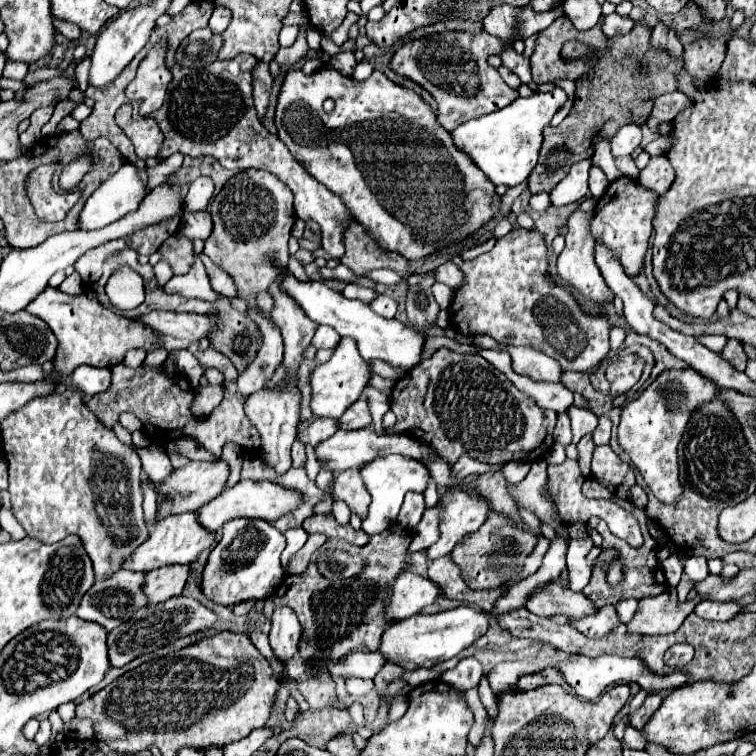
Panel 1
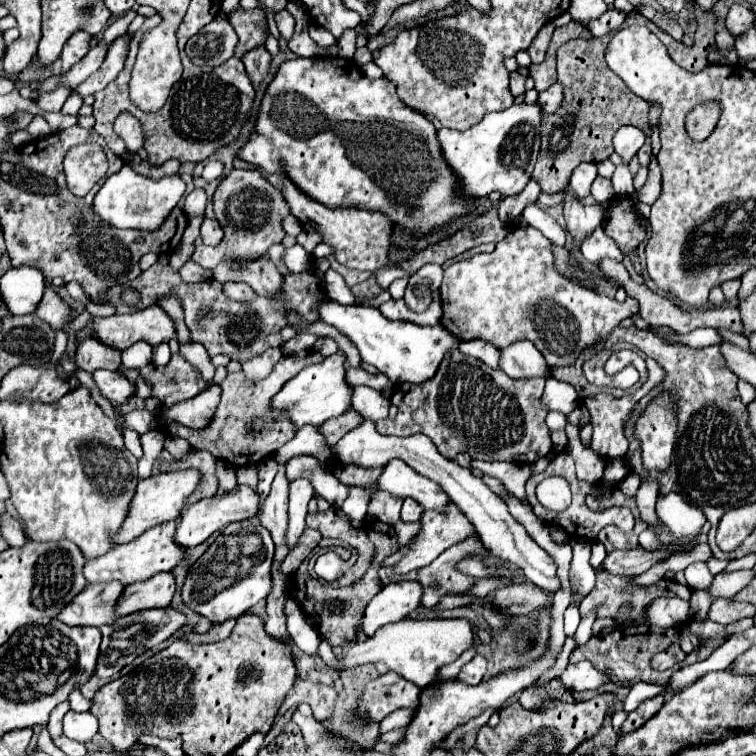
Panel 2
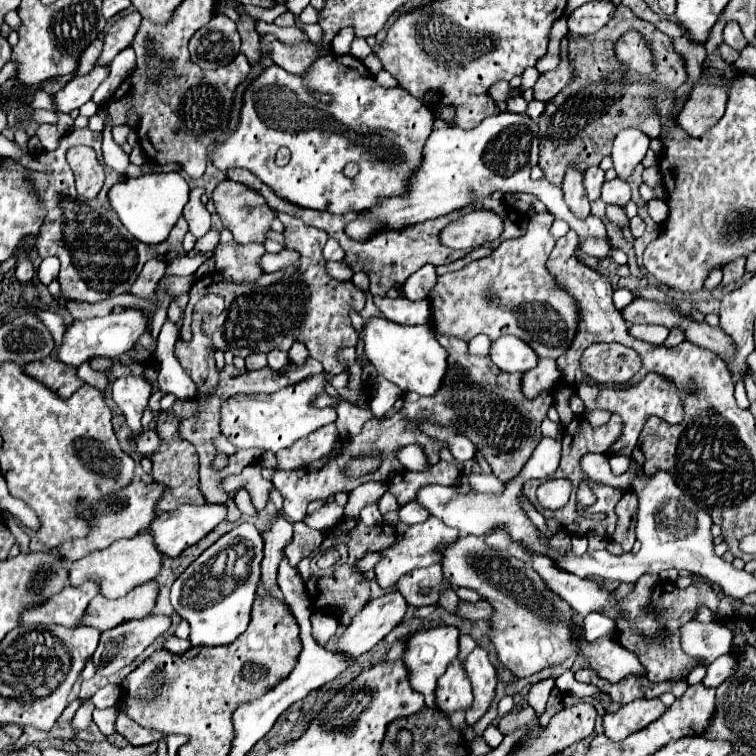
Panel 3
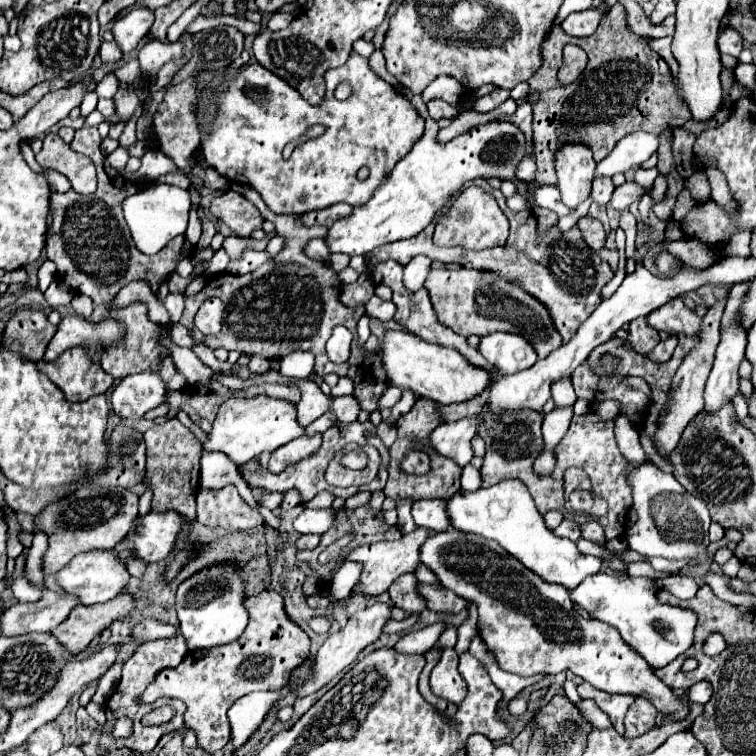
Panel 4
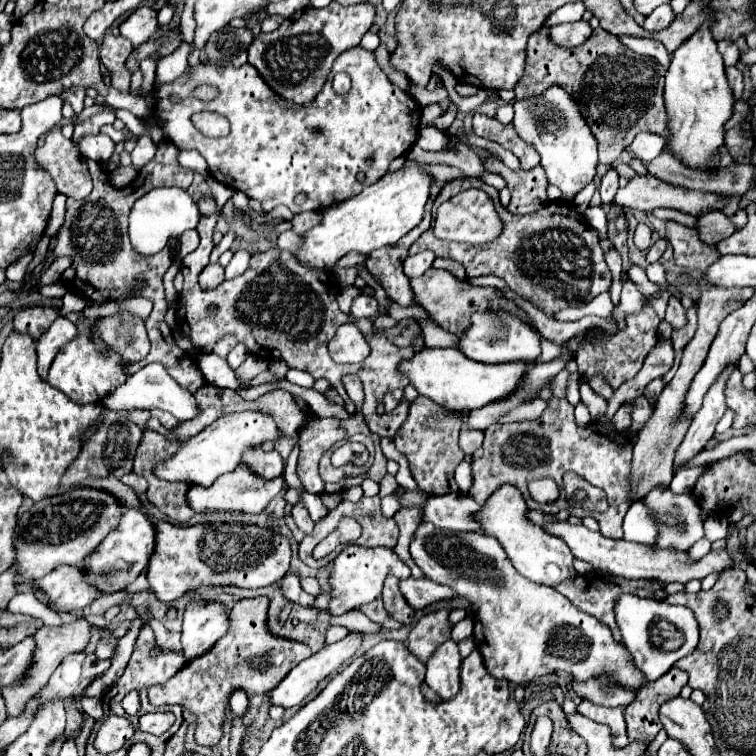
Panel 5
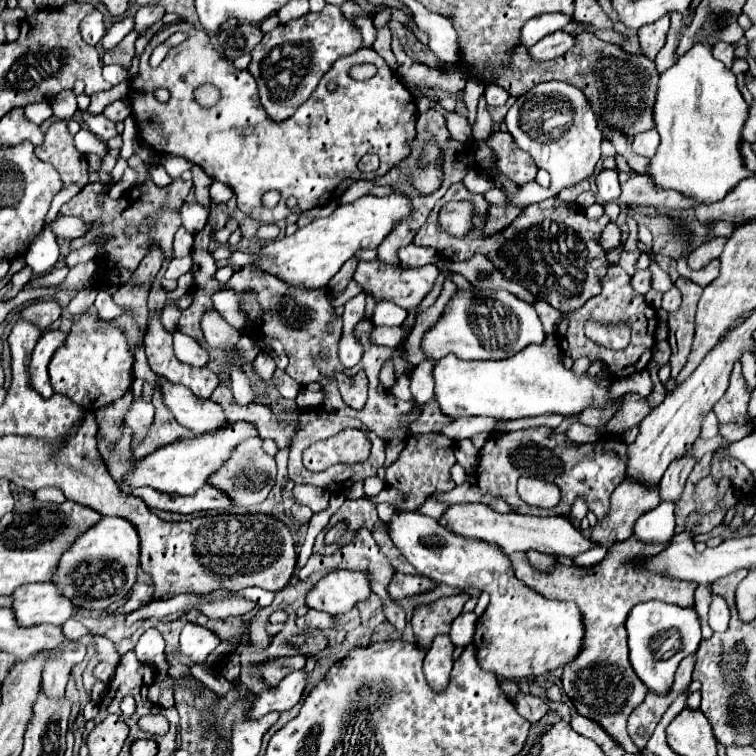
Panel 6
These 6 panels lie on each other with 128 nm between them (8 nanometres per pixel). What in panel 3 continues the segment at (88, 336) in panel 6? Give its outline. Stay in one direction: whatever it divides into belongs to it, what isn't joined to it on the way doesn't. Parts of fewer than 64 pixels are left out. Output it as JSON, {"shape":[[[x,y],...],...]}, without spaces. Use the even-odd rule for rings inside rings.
{"shape":[[[48,356],[46,360],[32,362],[24,366],[24,372],[44,384],[48,390],[58,394],[60,398],[70,398],[84,382],[76,376],[76,366],[68,366],[54,356]]]}

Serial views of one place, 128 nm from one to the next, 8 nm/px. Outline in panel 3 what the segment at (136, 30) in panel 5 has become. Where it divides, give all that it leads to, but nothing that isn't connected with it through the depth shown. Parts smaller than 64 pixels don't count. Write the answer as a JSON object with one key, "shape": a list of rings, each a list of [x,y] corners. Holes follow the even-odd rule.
{"shape":[[[132,12],[124,18],[120,18],[106,34],[104,38],[104,48],[102,48],[102,54],[100,54],[100,60],[98,60],[98,66],[108,66],[114,56],[124,50],[126,46],[132,44],[132,38],[140,26],[140,20],[142,16],[138,12]]]}

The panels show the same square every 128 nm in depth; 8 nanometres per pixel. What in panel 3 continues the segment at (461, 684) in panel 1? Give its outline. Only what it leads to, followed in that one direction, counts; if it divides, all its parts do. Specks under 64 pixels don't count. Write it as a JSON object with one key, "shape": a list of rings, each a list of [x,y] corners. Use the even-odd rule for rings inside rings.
{"shape":[[[474,648],[464,662],[464,670],[474,688],[474,704],[466,712],[466,722],[472,726],[490,706],[496,690],[496,670],[488,660],[488,652],[484,648]]]}

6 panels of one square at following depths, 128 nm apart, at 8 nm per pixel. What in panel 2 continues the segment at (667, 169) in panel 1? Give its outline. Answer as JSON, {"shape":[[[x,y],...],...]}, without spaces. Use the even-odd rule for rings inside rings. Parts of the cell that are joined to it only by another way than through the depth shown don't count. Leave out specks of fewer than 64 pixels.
{"shape":[[[652,156],[652,160],[650,160],[650,164],[648,164],[648,180],[646,180],[646,184],[636,192],[638,194],[638,198],[640,198],[640,202],[644,202],[644,204],[654,204],[656,202],[656,198],[660,196],[660,188],[662,188],[662,176],[660,176],[660,166],[658,166],[658,160]]]}

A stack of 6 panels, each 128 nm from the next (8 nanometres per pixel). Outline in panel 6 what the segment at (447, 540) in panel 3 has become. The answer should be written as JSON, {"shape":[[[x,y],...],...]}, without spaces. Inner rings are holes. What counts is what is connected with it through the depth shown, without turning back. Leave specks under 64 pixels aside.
{"shape":[[[338,570],[320,578],[306,596],[306,604],[326,614],[346,614],[372,594],[368,572]]]}

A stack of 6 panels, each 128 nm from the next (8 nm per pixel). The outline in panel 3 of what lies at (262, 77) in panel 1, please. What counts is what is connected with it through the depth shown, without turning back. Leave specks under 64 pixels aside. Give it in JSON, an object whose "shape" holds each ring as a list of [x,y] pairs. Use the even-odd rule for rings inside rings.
{"shape":[[[240,12],[240,16],[242,22],[238,22],[238,32],[242,36],[242,54],[248,56],[248,62],[254,66],[264,58],[264,52],[260,48],[260,34],[256,32],[254,20],[248,14]]]}

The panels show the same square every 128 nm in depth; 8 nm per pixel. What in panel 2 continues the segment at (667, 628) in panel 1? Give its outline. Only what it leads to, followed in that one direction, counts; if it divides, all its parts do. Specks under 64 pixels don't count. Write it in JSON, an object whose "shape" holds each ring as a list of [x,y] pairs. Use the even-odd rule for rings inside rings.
{"shape":[[[736,570],[736,572],[720,572],[714,576],[708,594],[712,598],[732,598],[736,592],[740,592],[744,588],[744,584],[748,584],[752,580],[754,572],[752,570]],[[656,598],[648,606],[648,626],[678,628],[690,618],[690,602],[682,598]]]}

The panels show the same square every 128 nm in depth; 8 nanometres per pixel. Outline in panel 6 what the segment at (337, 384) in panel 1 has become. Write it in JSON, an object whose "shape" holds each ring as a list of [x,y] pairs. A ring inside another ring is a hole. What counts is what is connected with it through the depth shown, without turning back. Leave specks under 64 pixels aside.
{"shape":[[[240,420],[234,424],[226,424],[216,432],[206,432],[196,438],[178,440],[168,446],[162,446],[136,462],[136,470],[126,476],[126,486],[122,486],[122,492],[130,492],[130,488],[136,486],[152,486],[154,490],[166,494],[194,494],[208,482],[208,476],[212,476],[212,472],[218,472],[224,466],[224,462],[228,462],[236,444],[252,436],[258,436],[258,428],[252,422]]]}

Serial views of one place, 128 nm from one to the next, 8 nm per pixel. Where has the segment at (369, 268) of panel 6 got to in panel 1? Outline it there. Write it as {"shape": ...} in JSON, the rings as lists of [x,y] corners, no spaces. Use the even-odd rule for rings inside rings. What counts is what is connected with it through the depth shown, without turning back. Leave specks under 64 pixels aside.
{"shape":[[[516,230],[496,240],[496,246],[460,266],[466,282],[456,290],[450,306],[450,322],[466,336],[490,334],[512,346],[536,348],[560,362],[564,370],[588,372],[608,356],[606,316],[586,316],[572,294],[548,276],[546,246],[538,232]]]}

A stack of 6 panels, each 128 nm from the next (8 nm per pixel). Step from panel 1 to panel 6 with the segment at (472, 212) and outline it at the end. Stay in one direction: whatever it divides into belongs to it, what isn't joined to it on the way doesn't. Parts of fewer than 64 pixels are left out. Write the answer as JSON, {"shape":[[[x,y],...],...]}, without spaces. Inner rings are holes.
{"shape":[[[188,22],[170,24],[152,36],[140,56],[140,72],[130,88],[128,98],[142,142],[152,146],[158,154],[186,156],[210,178],[218,178],[230,188],[234,186],[238,208],[246,216],[264,224],[280,222],[292,212],[286,206],[290,196],[298,200],[296,210],[324,206],[342,196],[348,186],[360,178],[358,160],[368,152],[380,156],[378,174],[386,174],[411,153],[408,140],[416,138],[416,100],[372,48],[360,48],[352,56],[336,60],[320,80],[316,92],[284,122],[268,120],[268,114],[260,104],[256,80],[250,72],[238,70],[230,60],[220,58],[220,54],[214,52],[208,34]],[[172,32],[184,32],[186,40],[174,46],[166,58],[152,68],[148,64],[152,50]],[[362,62],[376,64],[378,74],[358,82],[350,78],[348,72]],[[204,82],[210,82],[220,90],[220,100],[212,108],[202,108],[194,100],[194,88]],[[328,82],[336,82],[334,92],[326,88]],[[156,88],[166,88],[170,92],[166,104],[154,98]],[[266,190],[278,190],[282,194],[274,208],[264,208],[260,202]]]}

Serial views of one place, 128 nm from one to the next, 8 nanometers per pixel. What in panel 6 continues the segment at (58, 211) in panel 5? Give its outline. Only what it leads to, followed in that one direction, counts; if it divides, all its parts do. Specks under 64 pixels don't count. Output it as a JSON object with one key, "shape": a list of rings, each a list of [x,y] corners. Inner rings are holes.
{"shape":[[[58,214],[58,216],[50,222],[50,228],[52,228],[54,236],[56,236],[56,238],[62,238],[62,240],[72,240],[72,238],[84,236],[84,232],[86,232],[86,224],[84,224],[80,218],[64,216],[64,214]]]}

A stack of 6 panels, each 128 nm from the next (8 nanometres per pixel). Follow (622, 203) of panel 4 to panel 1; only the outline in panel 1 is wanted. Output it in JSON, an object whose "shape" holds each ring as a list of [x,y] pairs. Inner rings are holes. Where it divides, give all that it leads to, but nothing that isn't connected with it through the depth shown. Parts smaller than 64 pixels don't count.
{"shape":[[[592,166],[590,168],[590,194],[594,198],[600,198],[606,192],[606,186],[608,186],[606,174],[598,166]]]}

